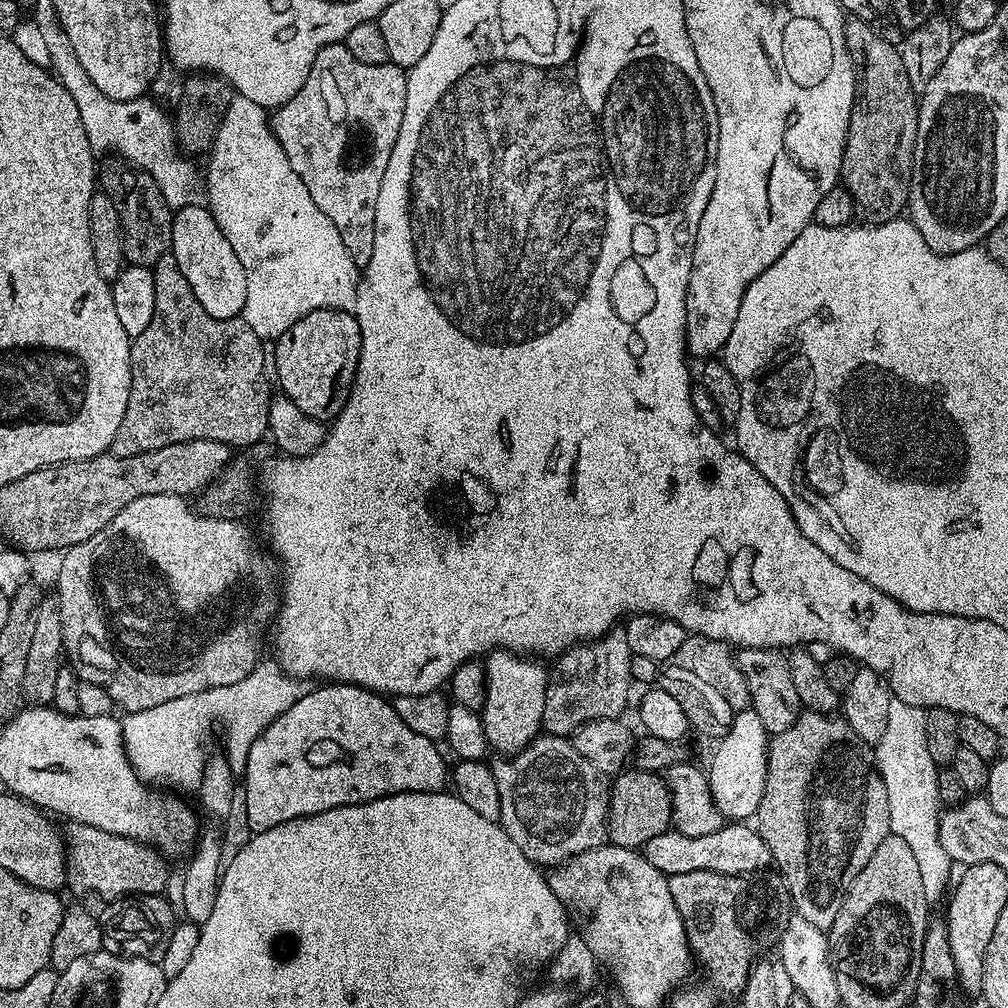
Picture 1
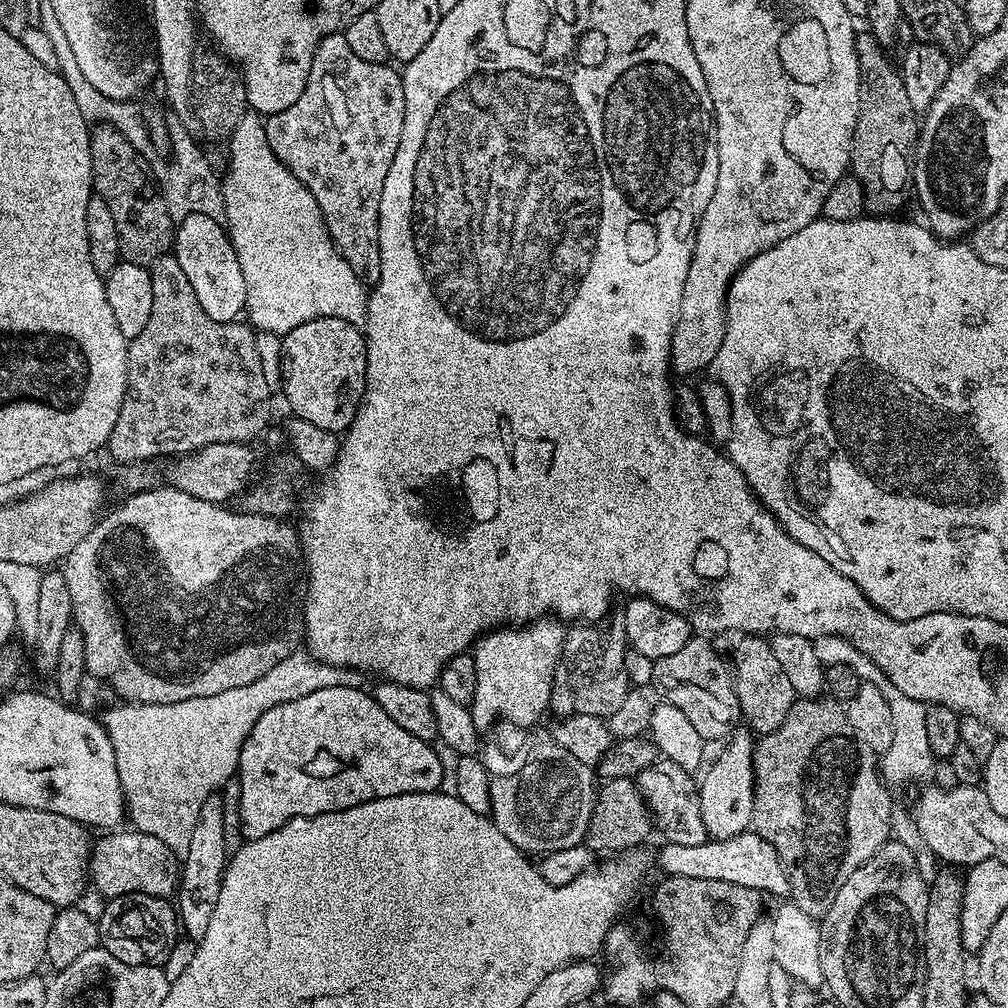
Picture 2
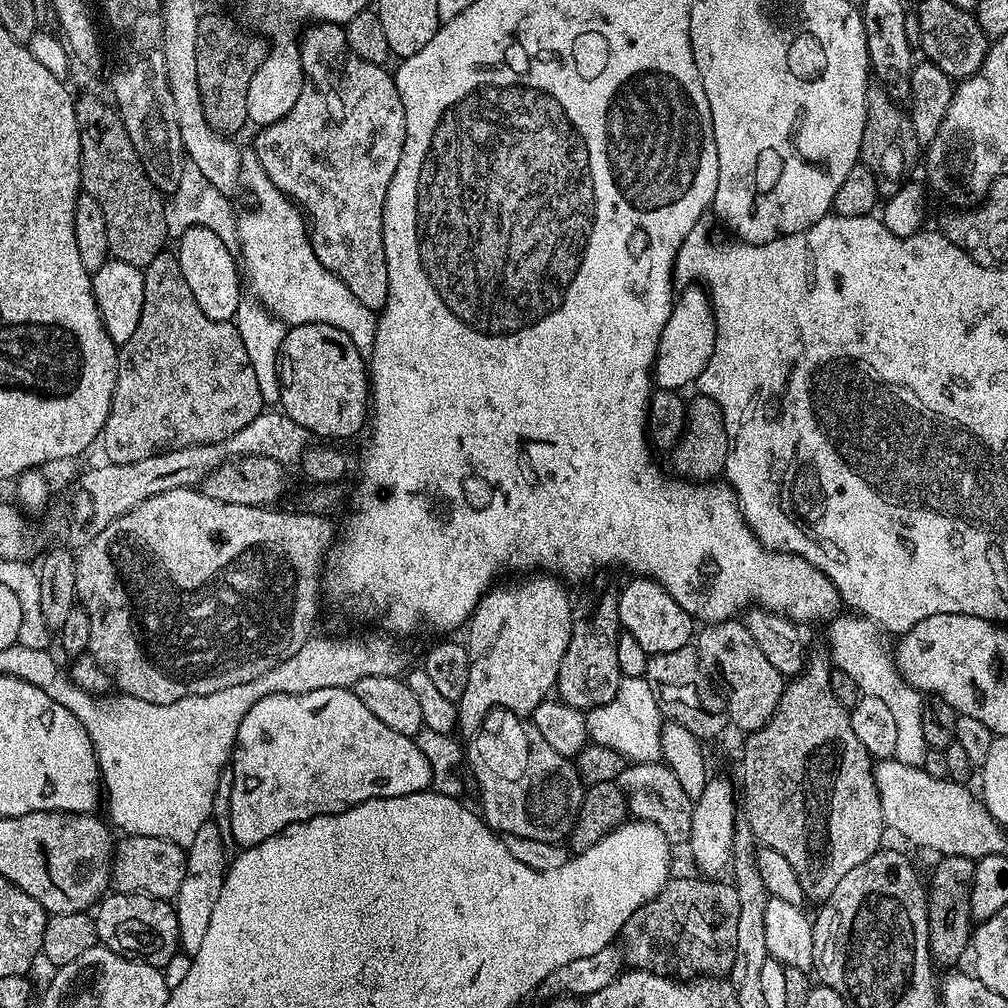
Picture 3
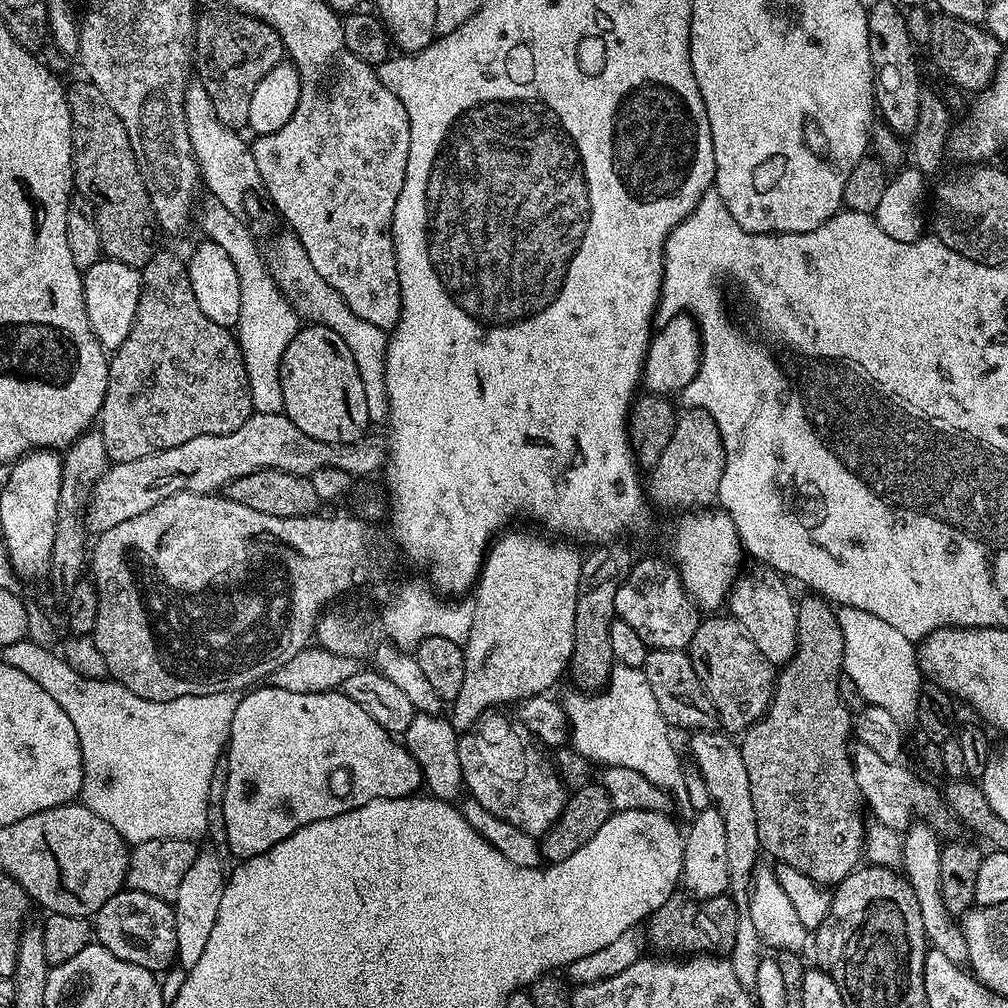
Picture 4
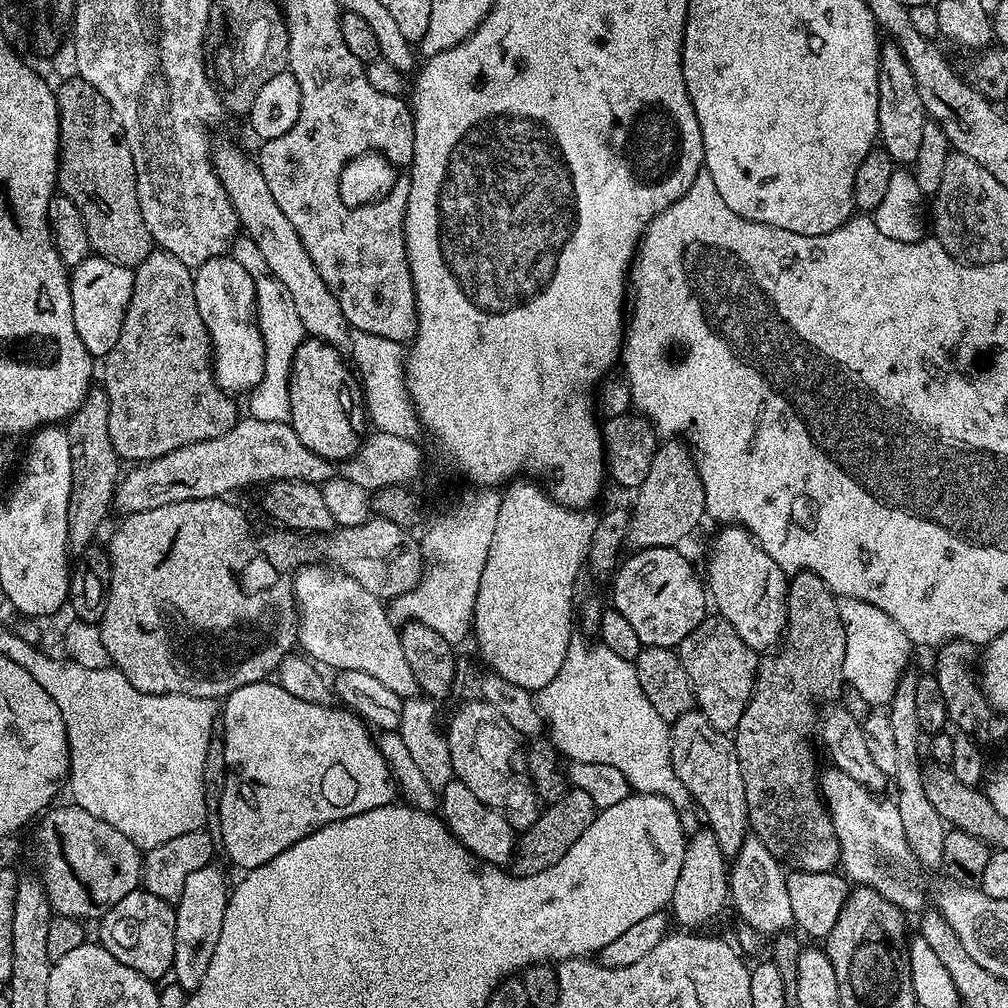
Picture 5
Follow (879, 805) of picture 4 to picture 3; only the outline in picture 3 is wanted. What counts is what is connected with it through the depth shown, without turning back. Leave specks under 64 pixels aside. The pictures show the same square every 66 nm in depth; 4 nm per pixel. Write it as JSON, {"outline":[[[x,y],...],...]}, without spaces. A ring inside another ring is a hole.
{"outline":[[[896,759],[876,760],[872,773],[878,790],[878,798],[882,802],[884,823],[900,836],[905,836],[912,844],[920,848],[929,848],[940,856],[961,856],[977,861],[987,856],[1005,855],[1004,835],[1006,829],[991,816],[983,800],[977,793],[971,792],[971,787],[958,784],[949,778],[932,778],[923,766],[903,764]]]}

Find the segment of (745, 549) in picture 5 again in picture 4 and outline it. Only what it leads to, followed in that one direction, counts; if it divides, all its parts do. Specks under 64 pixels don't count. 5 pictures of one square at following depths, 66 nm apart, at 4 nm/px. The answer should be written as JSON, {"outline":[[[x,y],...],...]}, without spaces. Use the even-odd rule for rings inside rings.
{"outline":[[[756,566],[747,576],[741,575],[726,601],[727,611],[744,627],[744,633],[762,650],[762,654],[773,666],[783,666],[790,662],[796,652],[798,642],[798,618],[796,617],[797,601],[788,593],[785,577],[777,569],[767,566]]]}

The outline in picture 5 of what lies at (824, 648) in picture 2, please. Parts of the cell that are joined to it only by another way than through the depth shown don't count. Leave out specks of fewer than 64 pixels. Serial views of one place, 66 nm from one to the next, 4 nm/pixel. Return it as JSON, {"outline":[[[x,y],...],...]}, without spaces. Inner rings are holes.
{"outline":[[[840,600],[840,617],[842,626],[846,630],[846,662],[844,663],[844,678],[847,687],[858,690],[862,698],[866,698],[869,706],[891,705],[896,691],[900,689],[900,680],[909,671],[908,659],[912,656],[914,645],[906,638],[902,626],[890,618],[890,614],[882,614],[878,606],[870,606],[870,602],[861,600]]]}

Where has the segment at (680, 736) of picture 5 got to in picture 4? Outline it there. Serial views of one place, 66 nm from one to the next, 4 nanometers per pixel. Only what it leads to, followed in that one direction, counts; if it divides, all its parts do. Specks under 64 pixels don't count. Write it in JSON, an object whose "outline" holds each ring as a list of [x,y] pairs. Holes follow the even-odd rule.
{"outline":[[[696,730],[691,736],[688,748],[696,763],[695,771],[704,779],[713,805],[722,814],[722,826],[726,830],[730,895],[737,905],[744,906],[752,891],[752,875],[762,856],[758,826],[754,818],[754,798],[750,798],[750,778],[746,778],[746,762],[742,762],[739,743],[723,731]]]}

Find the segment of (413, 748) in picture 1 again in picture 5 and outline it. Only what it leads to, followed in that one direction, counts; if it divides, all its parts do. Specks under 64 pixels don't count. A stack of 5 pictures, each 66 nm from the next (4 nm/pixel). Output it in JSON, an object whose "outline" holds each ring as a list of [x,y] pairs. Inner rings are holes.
{"outline":[[[271,679],[259,680],[250,686],[238,686],[229,696],[222,700],[222,739],[225,744],[226,766],[228,773],[225,778],[225,792],[221,800],[222,842],[224,843],[225,857],[238,867],[250,869],[270,862],[270,858],[278,858],[282,850],[294,846],[302,838],[312,833],[314,828],[321,828],[330,822],[338,822],[342,818],[350,818],[354,814],[362,814],[366,810],[374,810],[378,806],[386,806],[397,799],[398,789],[392,771],[388,769],[386,758],[382,758],[379,743],[374,739],[369,725],[361,720],[355,712],[348,711],[343,706],[329,706],[302,702],[302,698],[294,698],[279,682]]]}

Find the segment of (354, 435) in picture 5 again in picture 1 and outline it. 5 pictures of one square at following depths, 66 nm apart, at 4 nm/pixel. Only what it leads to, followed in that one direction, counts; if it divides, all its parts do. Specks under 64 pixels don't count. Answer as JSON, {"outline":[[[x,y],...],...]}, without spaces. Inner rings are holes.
{"outline":[[[337,308],[310,310],[306,318],[298,318],[286,334],[274,341],[278,378],[275,383],[283,395],[299,406],[310,418],[331,422],[346,406],[358,370],[362,346],[360,327],[352,312]]]}

